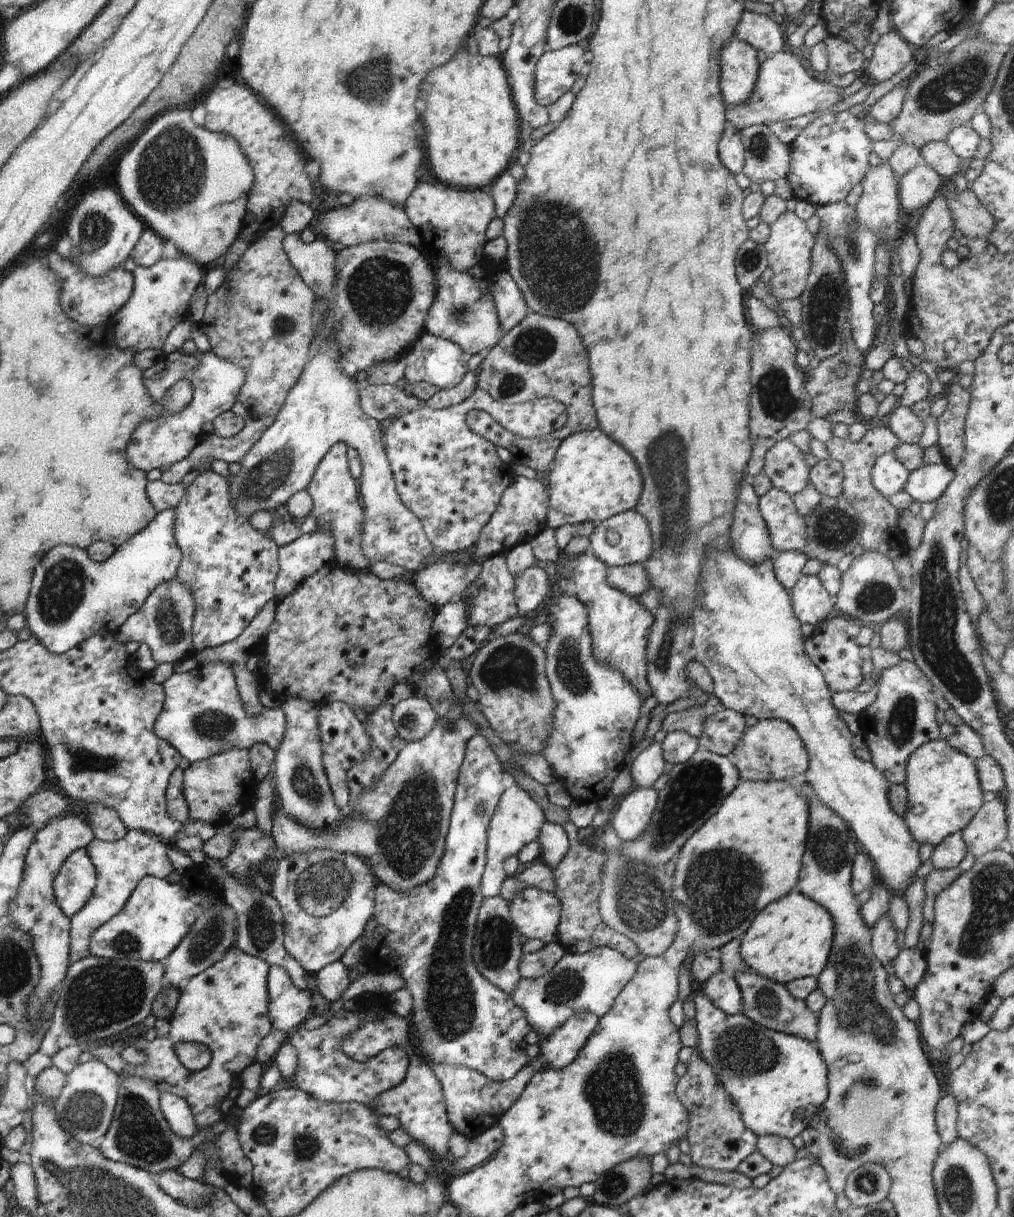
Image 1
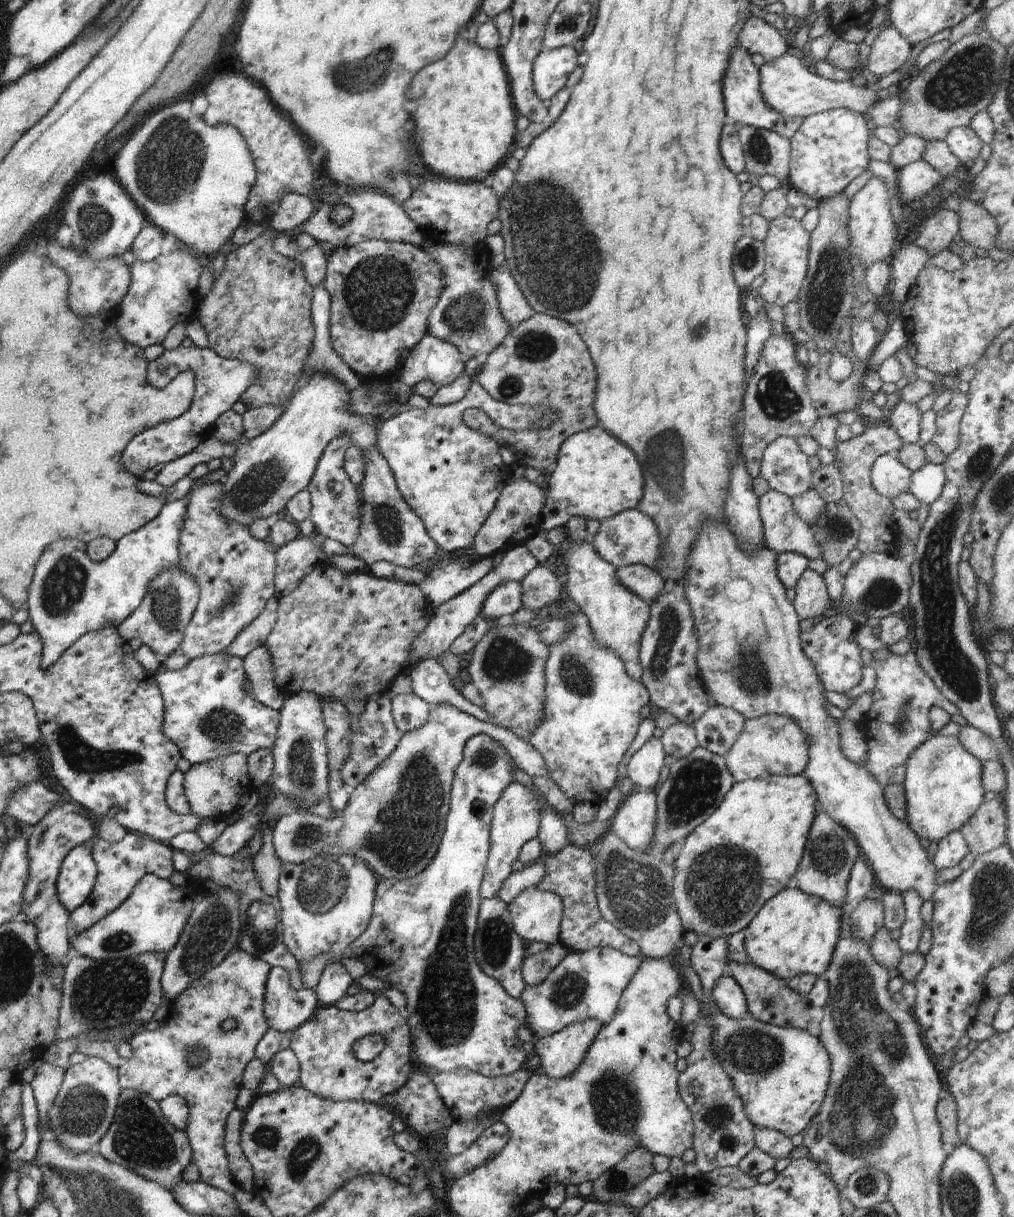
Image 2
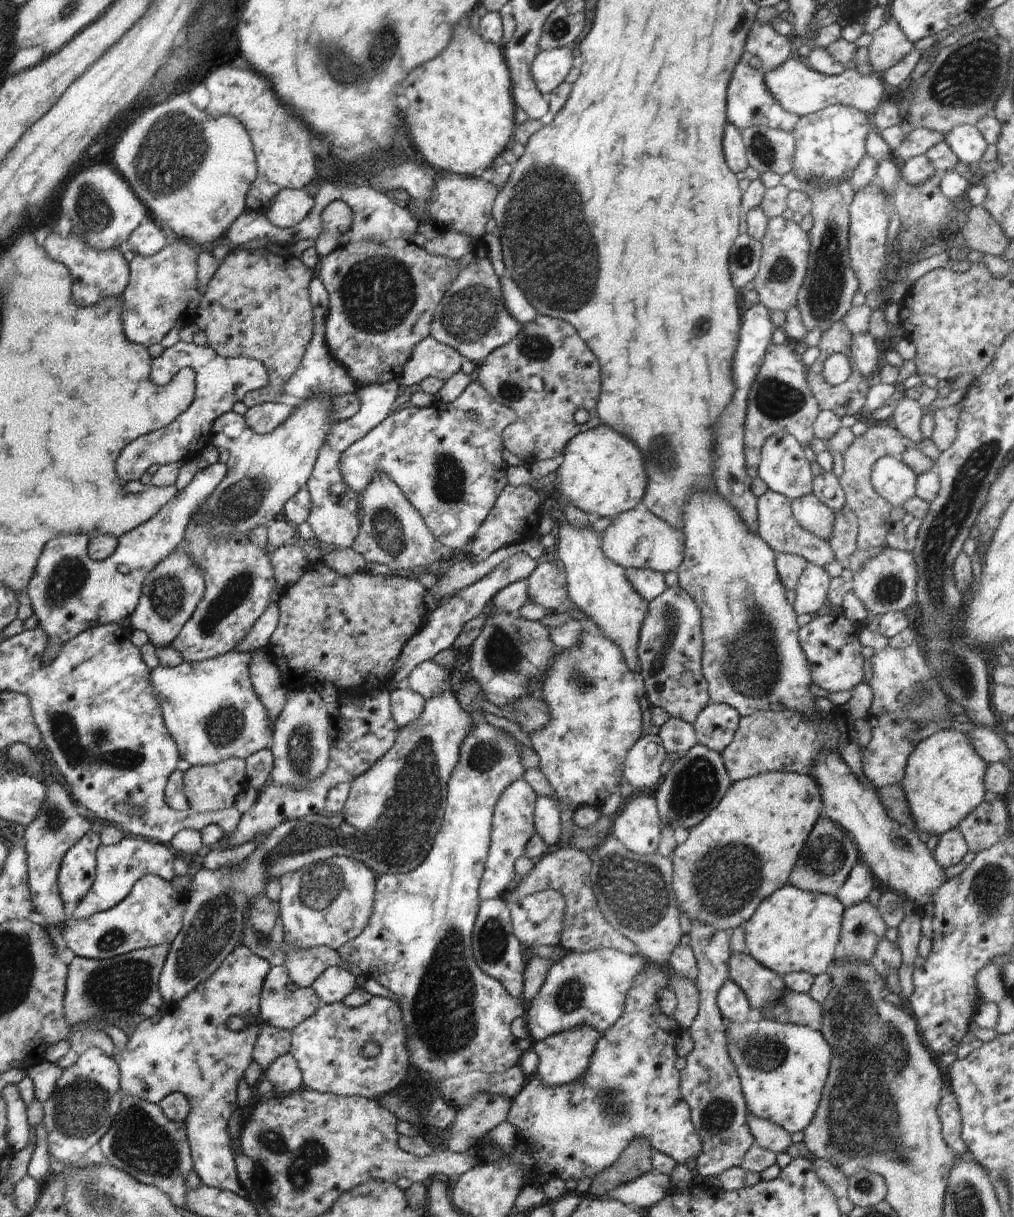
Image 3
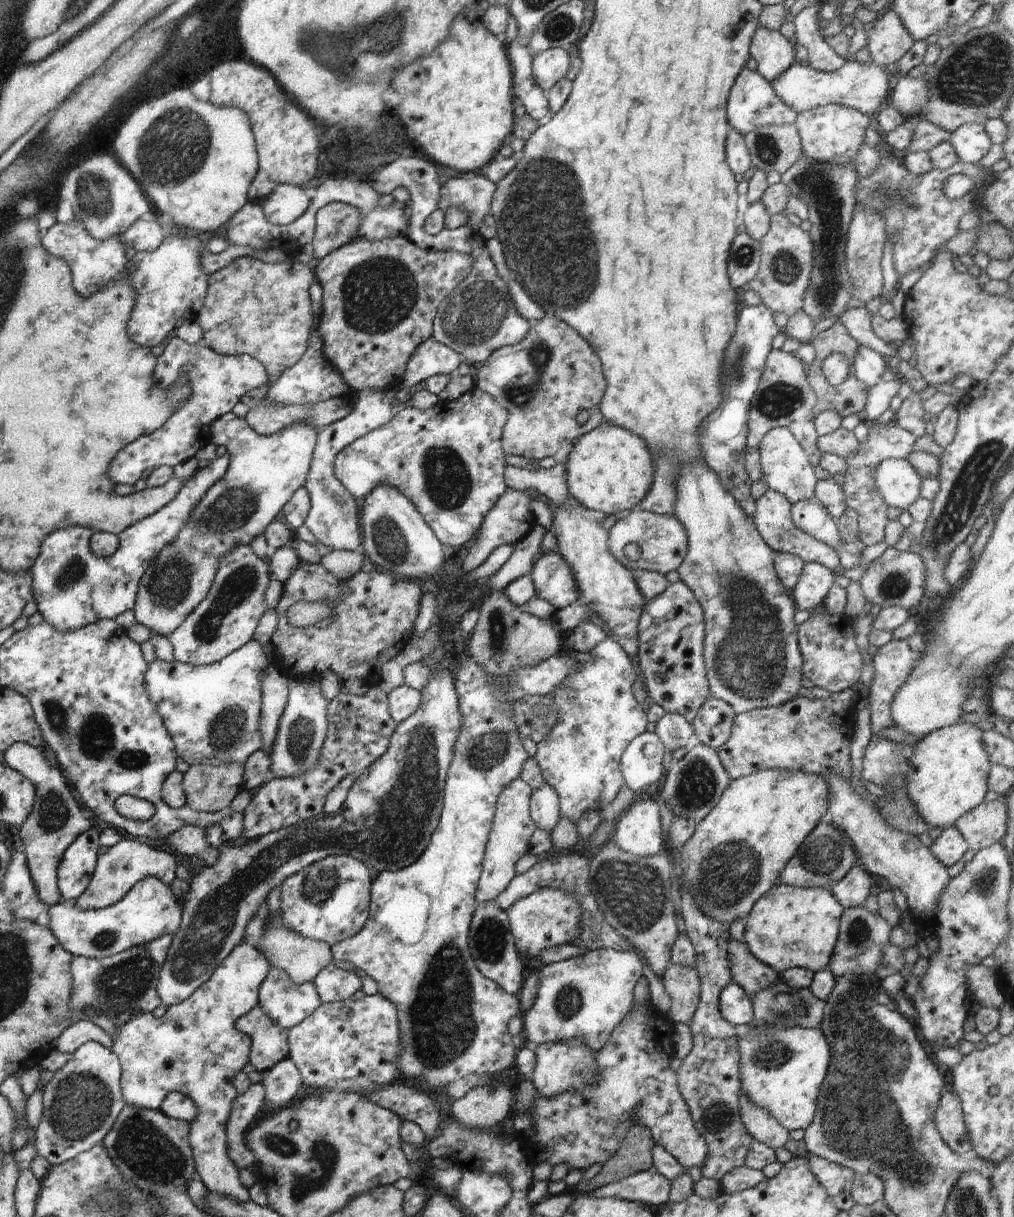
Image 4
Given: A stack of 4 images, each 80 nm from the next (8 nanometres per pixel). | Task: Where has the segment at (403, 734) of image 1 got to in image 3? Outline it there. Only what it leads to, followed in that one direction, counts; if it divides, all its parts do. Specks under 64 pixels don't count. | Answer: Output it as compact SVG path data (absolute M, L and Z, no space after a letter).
M402 686L389 693L391 698L391 715L398 728L414 722L424 710L426 701L422 696Z

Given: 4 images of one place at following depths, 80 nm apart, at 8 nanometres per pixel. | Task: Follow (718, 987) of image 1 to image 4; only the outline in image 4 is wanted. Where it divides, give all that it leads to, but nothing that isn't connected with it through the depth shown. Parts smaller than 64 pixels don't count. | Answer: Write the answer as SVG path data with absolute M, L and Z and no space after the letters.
M734 982L727 984L719 996L719 1009L724 1020L735 1027L748 1025L753 1019L753 1002L743 988Z

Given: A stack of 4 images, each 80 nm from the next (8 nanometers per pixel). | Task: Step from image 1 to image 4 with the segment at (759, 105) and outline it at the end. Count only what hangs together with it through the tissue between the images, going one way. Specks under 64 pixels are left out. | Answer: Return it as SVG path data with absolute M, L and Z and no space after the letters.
M848 58L842 68L831 73L817 71L803 62L796 62L771 80L770 84L776 96L798 114L811 108L836 103L855 108L867 117L872 117L888 102L888 91L892 88L889 70L876 66L873 62L868 65L861 64L854 58Z

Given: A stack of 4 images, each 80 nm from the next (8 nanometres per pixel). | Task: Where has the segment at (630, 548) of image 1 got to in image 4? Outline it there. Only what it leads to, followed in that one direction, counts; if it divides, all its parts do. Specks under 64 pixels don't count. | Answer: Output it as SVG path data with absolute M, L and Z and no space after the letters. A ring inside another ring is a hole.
M635 509L625 518L620 518L609 530L608 550L620 564L631 570L642 569L668 574L676 570L688 552L688 537L683 524L675 515L661 515L650 511ZM628 544L638 544L640 558L629 560L624 554Z

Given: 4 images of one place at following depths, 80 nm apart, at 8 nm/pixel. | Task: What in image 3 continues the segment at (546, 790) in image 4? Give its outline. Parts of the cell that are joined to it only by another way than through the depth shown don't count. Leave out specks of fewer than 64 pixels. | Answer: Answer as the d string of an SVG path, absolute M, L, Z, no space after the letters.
M537 795L533 812L536 832L550 849L561 845L563 836L563 824L557 804L554 797Z

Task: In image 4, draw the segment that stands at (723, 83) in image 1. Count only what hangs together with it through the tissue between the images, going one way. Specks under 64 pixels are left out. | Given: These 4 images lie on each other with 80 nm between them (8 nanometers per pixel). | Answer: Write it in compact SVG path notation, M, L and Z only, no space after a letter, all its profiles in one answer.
M746 67L737 74L728 96L728 122L731 128L743 135L764 125L794 125L798 113L793 111L779 96L776 96L770 82L758 71L751 71Z

